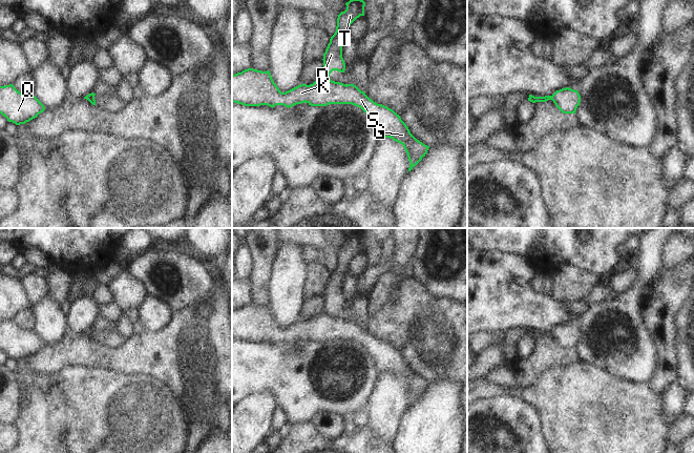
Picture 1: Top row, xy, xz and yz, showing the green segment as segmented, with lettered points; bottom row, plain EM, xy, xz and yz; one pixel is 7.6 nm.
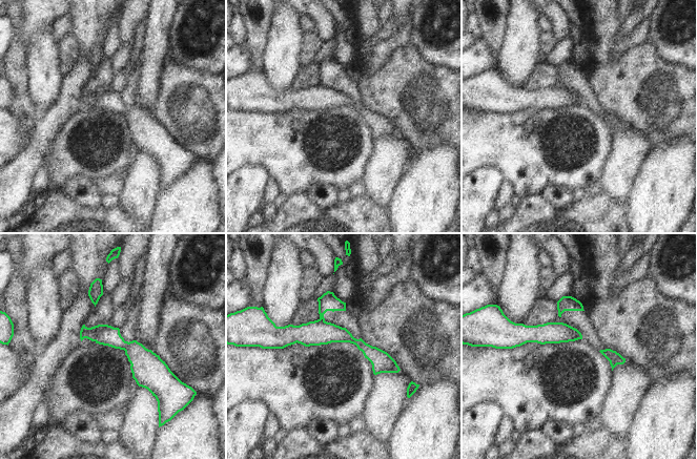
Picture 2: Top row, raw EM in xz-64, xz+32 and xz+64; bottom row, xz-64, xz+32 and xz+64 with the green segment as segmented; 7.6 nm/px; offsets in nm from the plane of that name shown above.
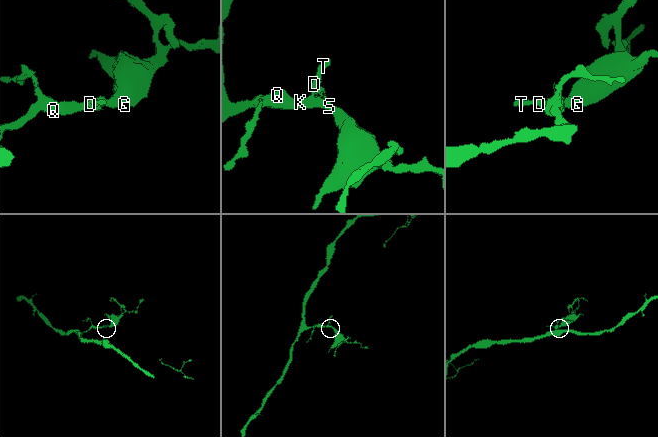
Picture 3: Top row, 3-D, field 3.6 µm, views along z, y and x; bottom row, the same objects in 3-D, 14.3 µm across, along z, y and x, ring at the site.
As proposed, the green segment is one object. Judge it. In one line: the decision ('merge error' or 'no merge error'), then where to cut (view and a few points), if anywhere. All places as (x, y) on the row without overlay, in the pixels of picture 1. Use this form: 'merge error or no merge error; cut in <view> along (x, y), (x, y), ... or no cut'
merge error; cut in xz along (322, 312), (330, 315)

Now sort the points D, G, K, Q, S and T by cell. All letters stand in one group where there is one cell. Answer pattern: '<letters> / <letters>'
D T / G K Q S

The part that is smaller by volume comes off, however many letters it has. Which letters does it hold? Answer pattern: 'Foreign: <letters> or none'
Foreign: D, T.

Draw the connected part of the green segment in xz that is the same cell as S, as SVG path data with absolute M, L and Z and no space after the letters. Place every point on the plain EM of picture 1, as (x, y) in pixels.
M248 304L232 310L232 337L245 342L283 341L292 343L308 338L311 342L329 339L352 339L360 343L376 361L376 368L381 375L391 373L403 380L411 407L425 390L429 382L417 375L406 359L393 345L377 339L354 320L343 320L325 313L317 314L313 320L300 320L281 328L274 318L269 306Z

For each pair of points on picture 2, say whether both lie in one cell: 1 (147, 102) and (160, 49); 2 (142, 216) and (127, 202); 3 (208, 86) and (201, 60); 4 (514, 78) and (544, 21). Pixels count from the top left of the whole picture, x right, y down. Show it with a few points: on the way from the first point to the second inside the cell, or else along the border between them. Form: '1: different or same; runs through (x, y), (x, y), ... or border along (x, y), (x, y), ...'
1: same; runs through (147, 89), (150, 62)
2: same; runs through (139, 213), (130, 205)
3: different; border along (180, 64), (197, 70), (208, 70), (214, 74)
4: different; border along (538, 15), (538, 27), (541, 30)

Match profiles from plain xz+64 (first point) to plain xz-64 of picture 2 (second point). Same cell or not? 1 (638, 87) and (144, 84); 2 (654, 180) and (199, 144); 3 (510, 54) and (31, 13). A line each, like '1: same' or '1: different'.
1: different
2: different
3: different

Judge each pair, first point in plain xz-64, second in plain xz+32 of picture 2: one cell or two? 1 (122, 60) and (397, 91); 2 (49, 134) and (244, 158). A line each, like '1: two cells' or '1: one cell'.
1: two cells
2: one cell

